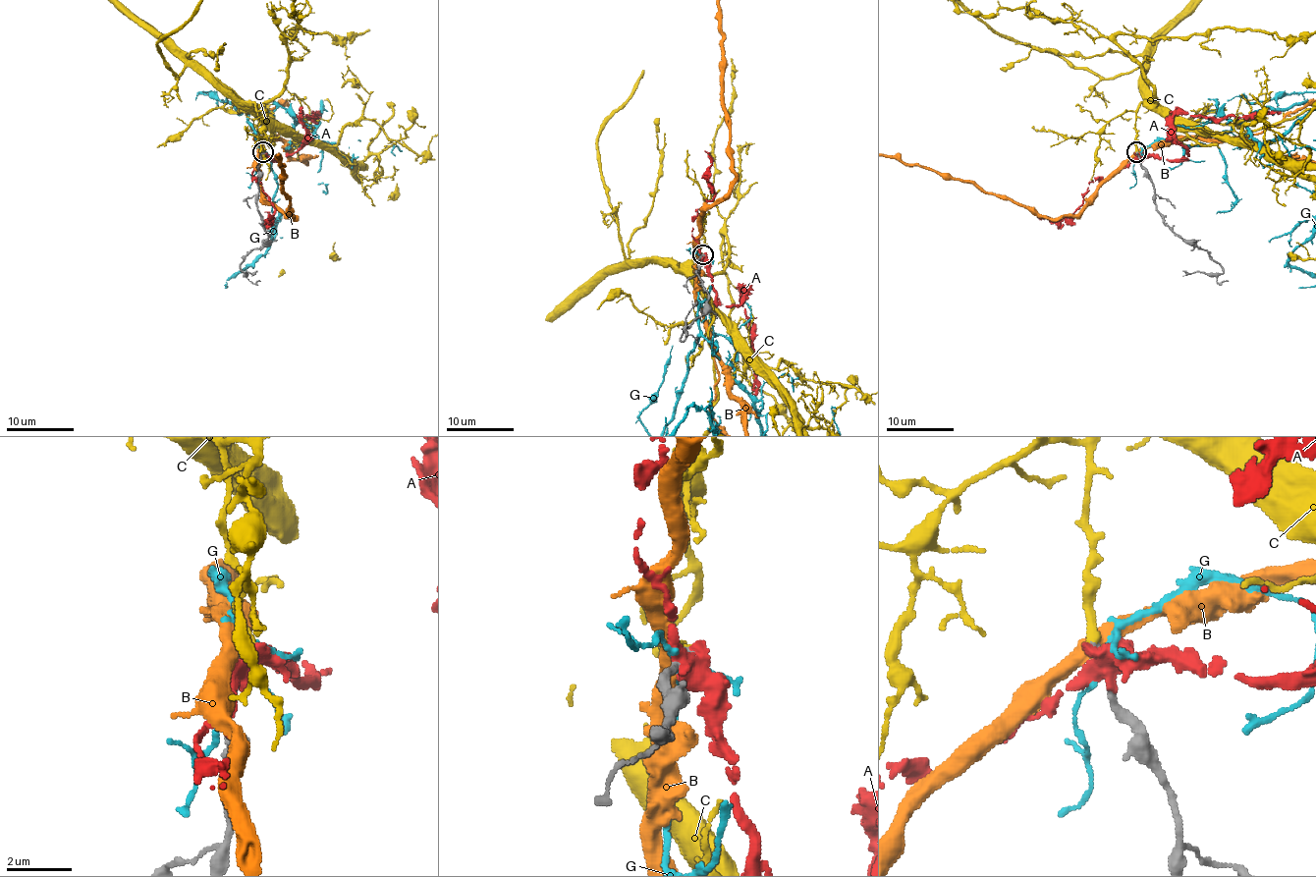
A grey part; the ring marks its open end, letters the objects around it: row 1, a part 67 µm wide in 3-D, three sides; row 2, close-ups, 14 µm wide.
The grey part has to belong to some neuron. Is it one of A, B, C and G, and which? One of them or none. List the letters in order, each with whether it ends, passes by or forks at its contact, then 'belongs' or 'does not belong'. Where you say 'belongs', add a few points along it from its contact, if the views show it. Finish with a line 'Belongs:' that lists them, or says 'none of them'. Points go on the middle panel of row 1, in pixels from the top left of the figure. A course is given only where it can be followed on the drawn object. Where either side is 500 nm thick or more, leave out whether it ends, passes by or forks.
A: does not belong
B: it passes by; does not belong
C: it ends; belongs
G: it forks; does not belong
Belongs: C

